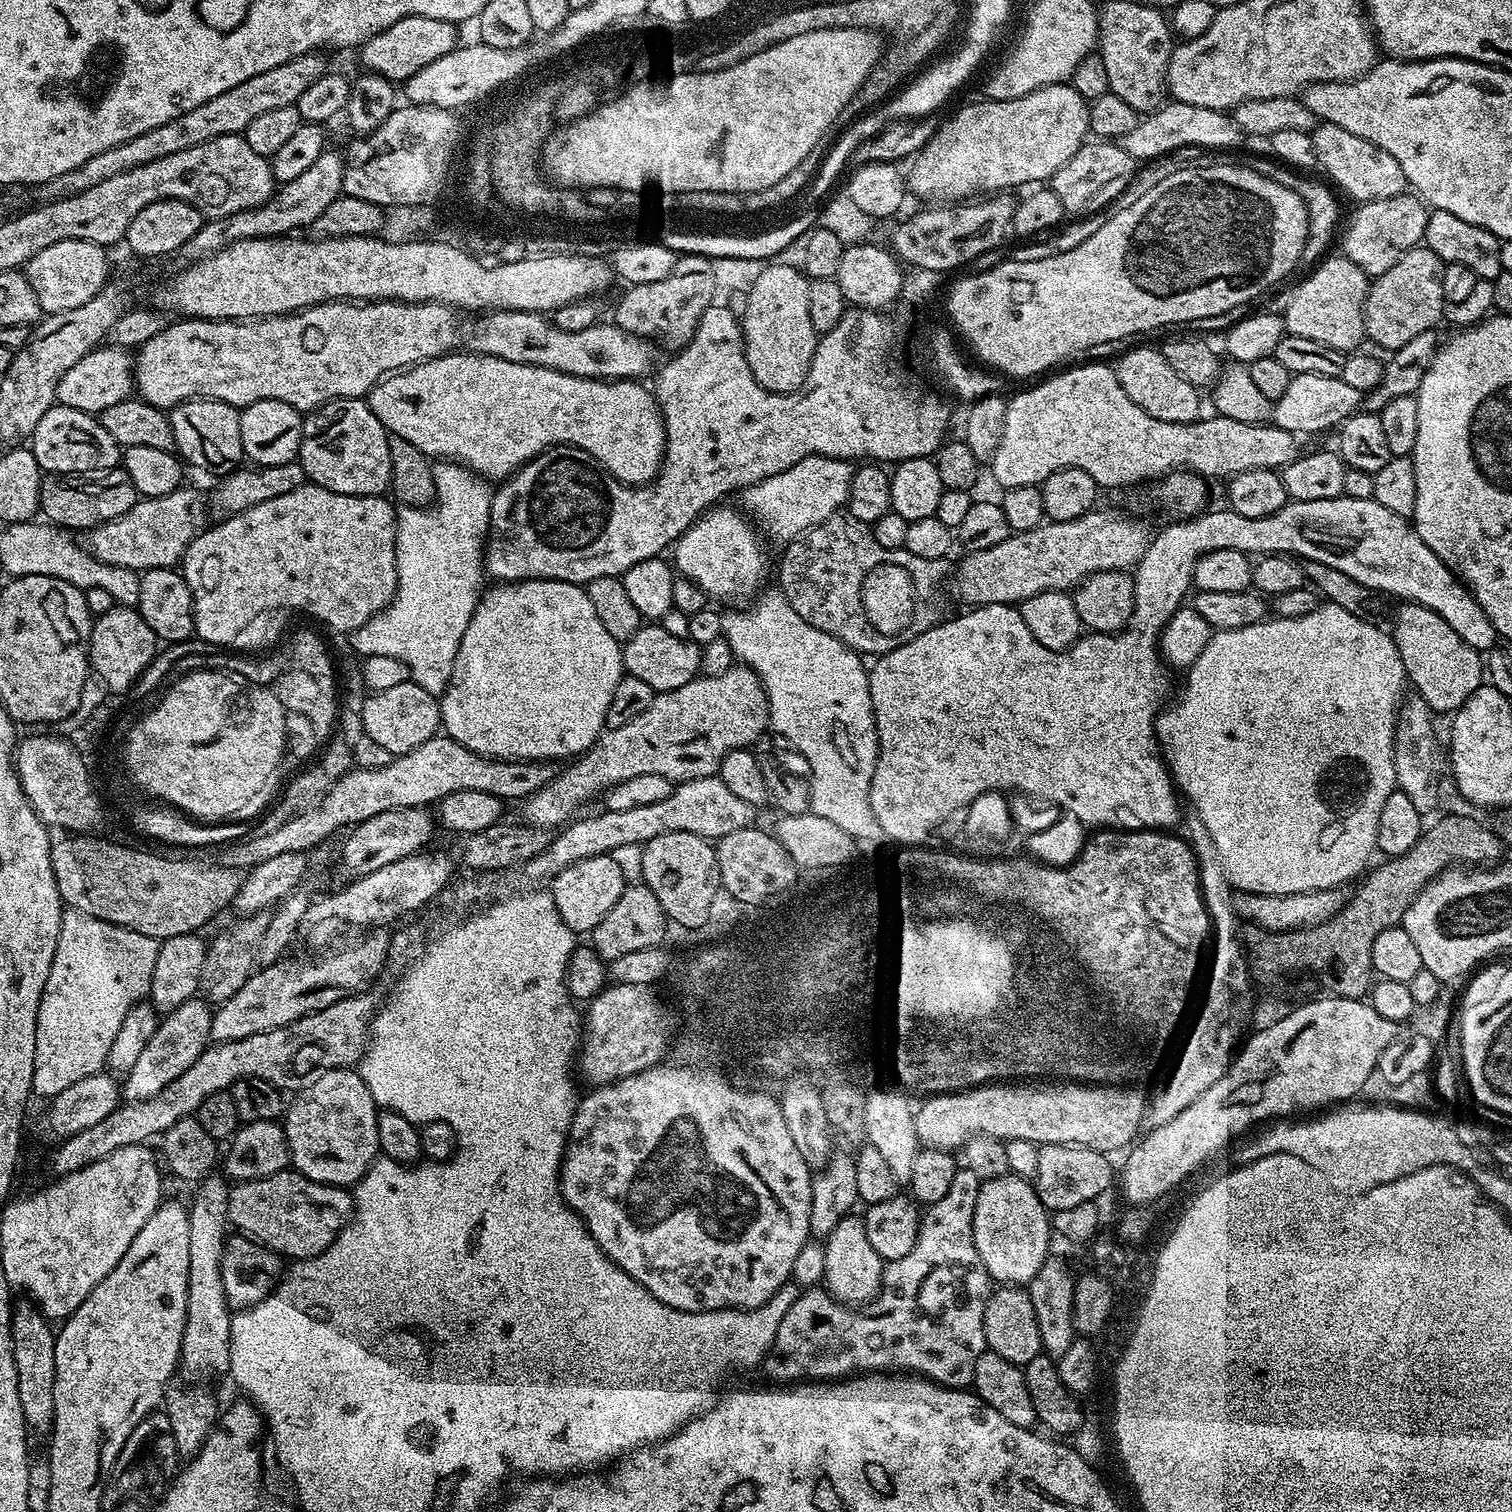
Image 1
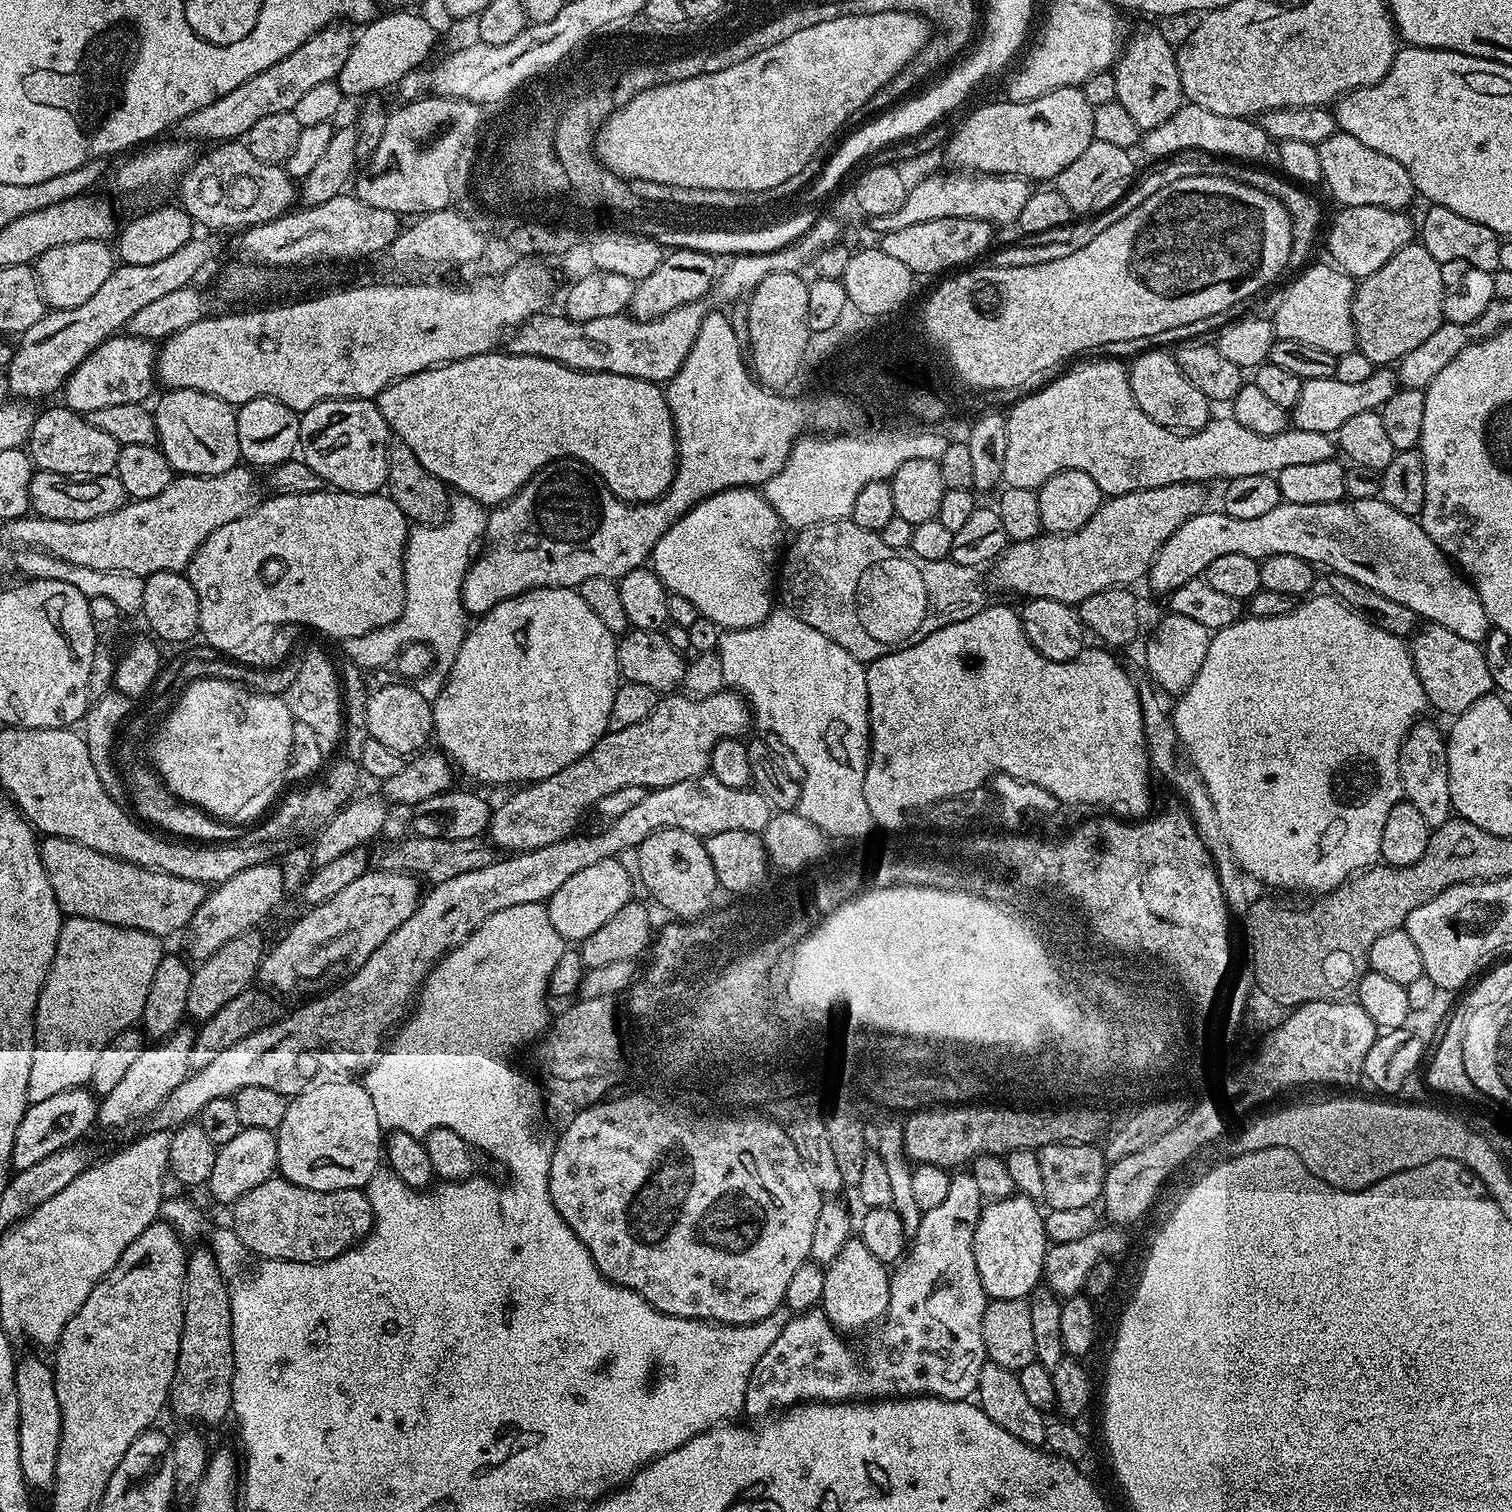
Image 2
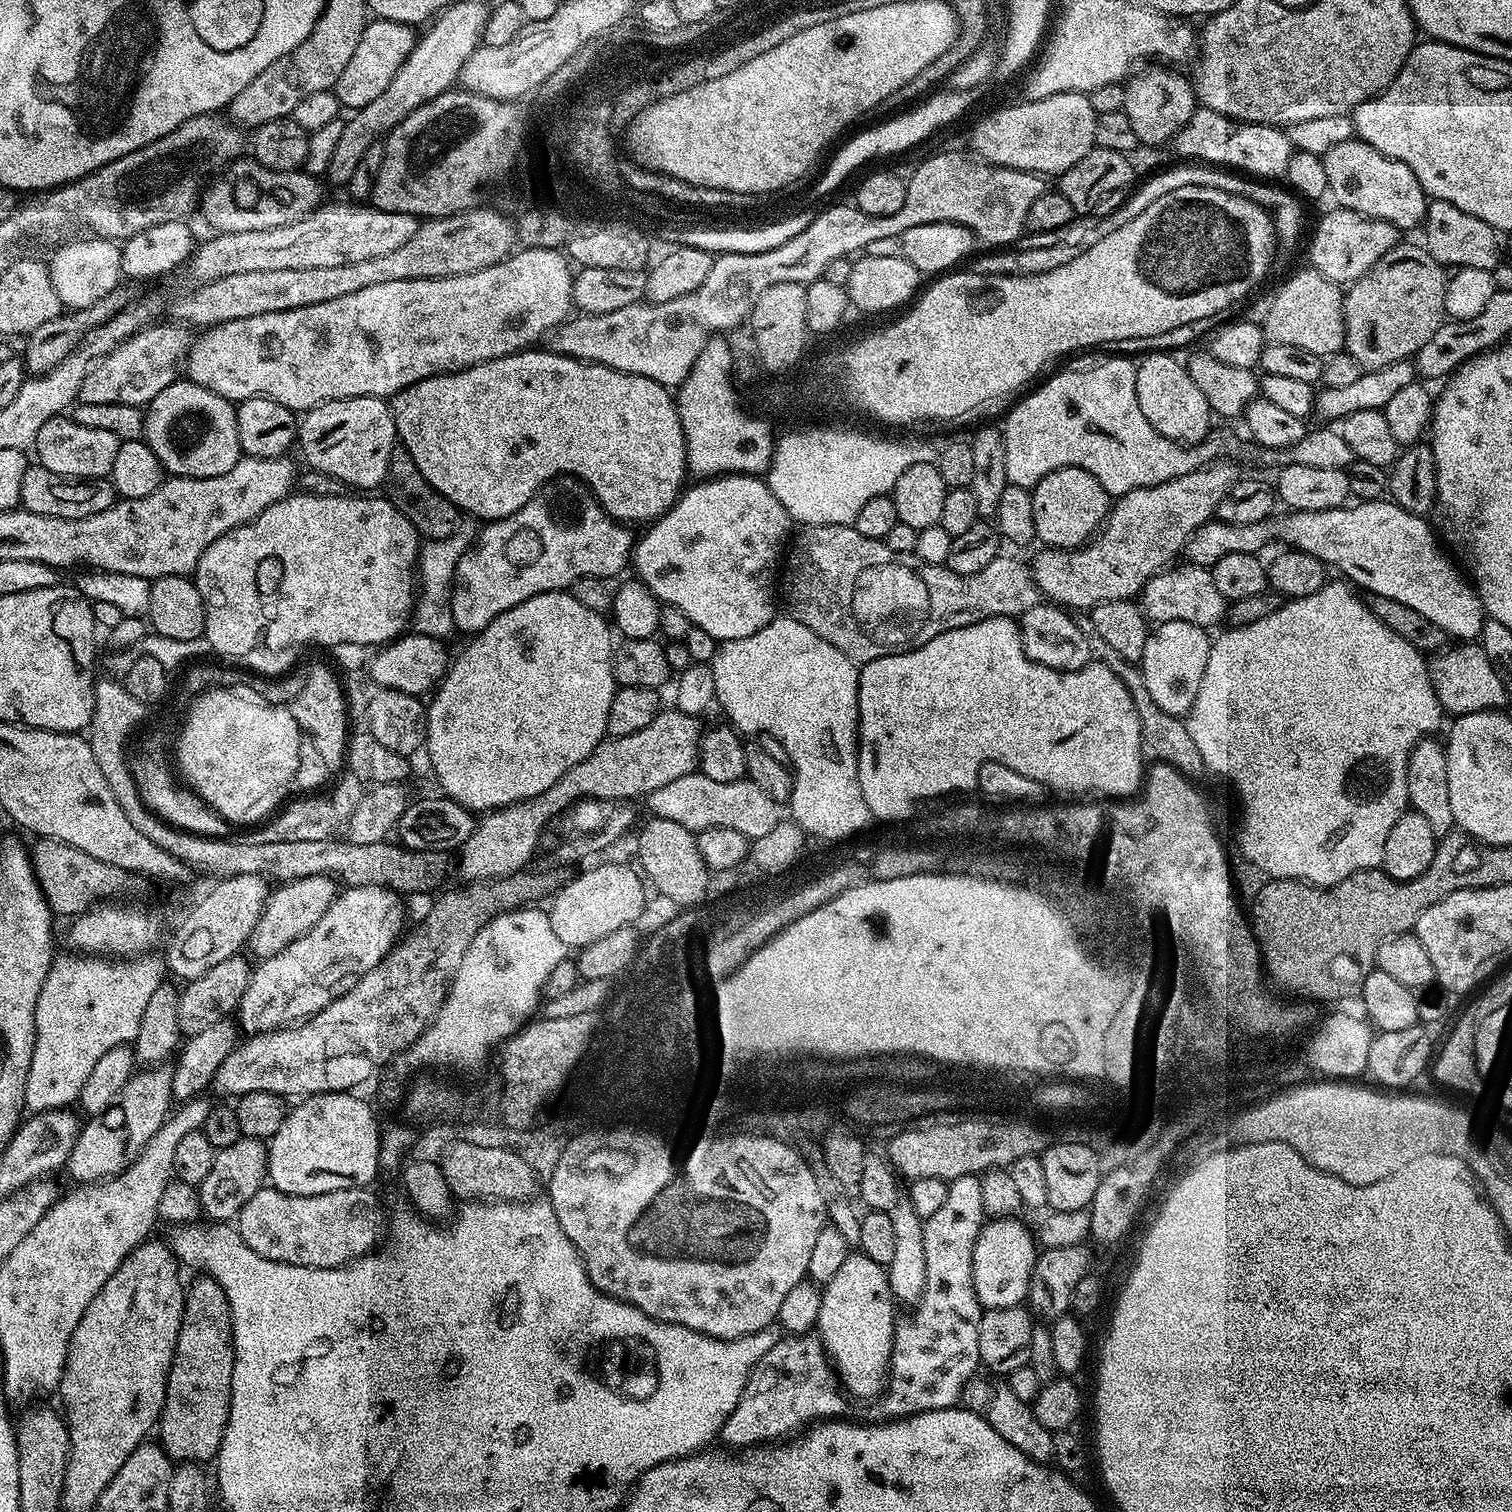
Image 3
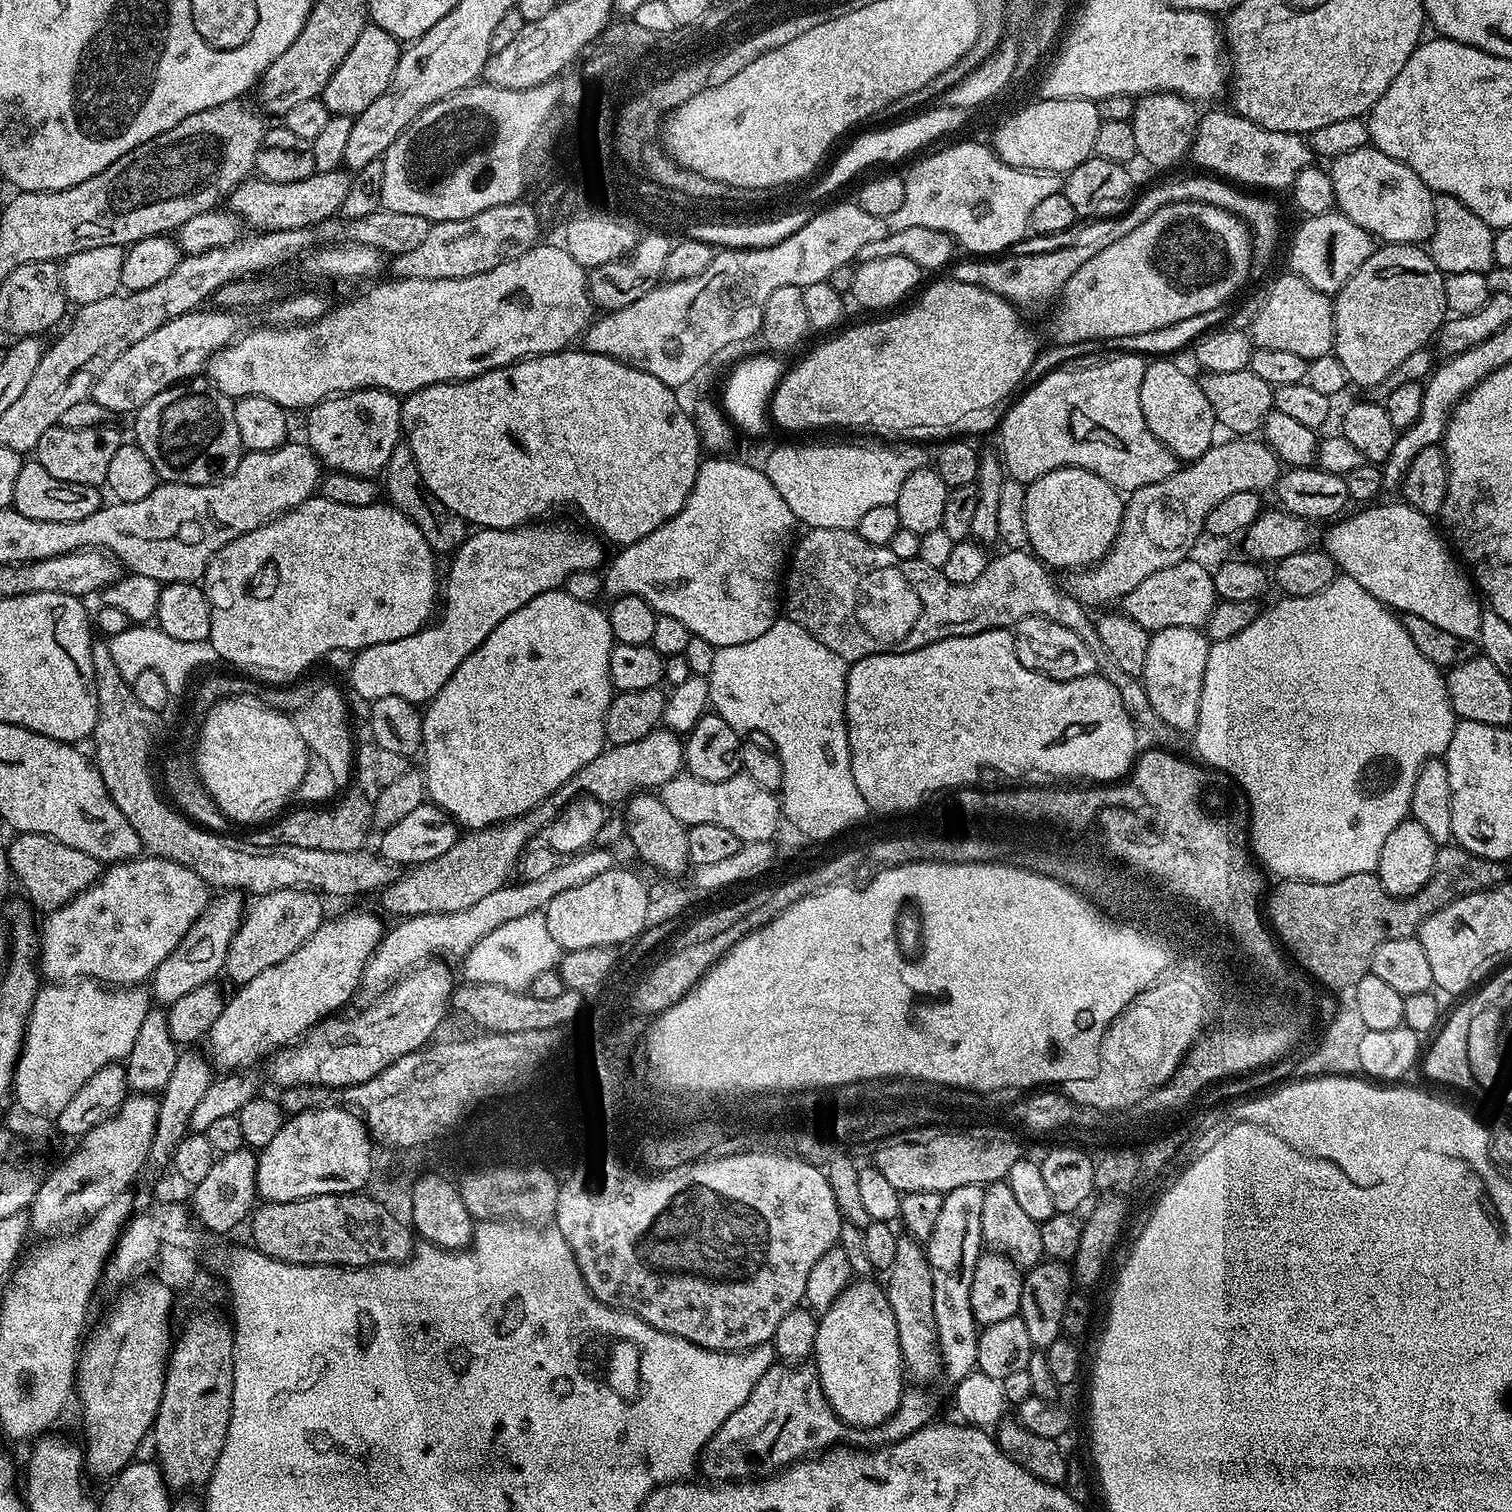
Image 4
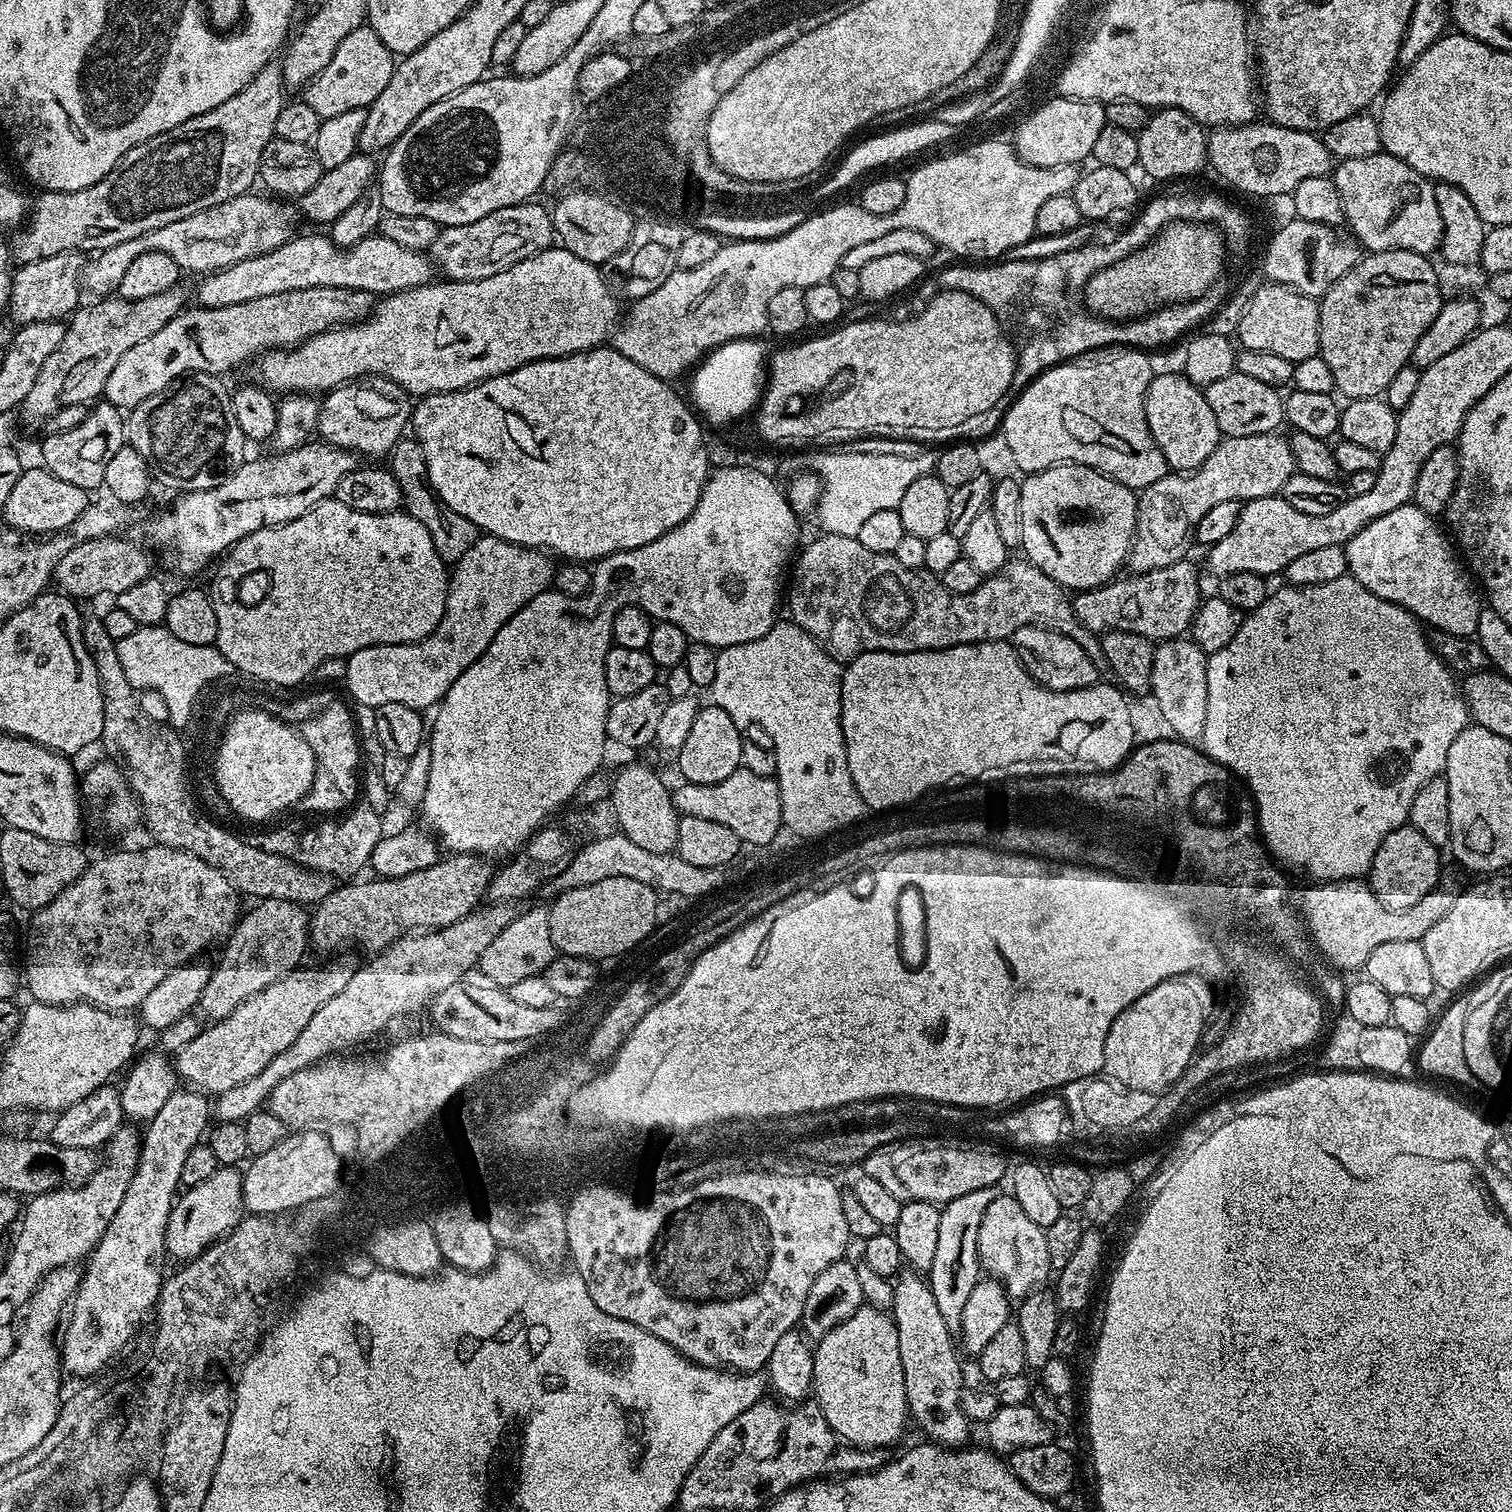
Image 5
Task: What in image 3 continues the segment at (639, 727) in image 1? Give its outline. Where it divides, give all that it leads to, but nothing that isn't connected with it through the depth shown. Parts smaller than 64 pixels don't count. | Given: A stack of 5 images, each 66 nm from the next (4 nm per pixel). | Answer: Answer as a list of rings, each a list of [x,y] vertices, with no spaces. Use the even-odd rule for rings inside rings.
[[[661,710],[638,734],[614,736],[602,741],[586,759],[578,762],[550,790],[534,798],[507,804],[485,815],[474,834],[458,850],[460,872],[468,882],[491,882],[529,867],[528,859],[536,852],[540,835],[555,816],[563,817],[579,800],[628,799],[647,797],[648,793],[697,771],[702,739],[701,721],[675,710]]]

